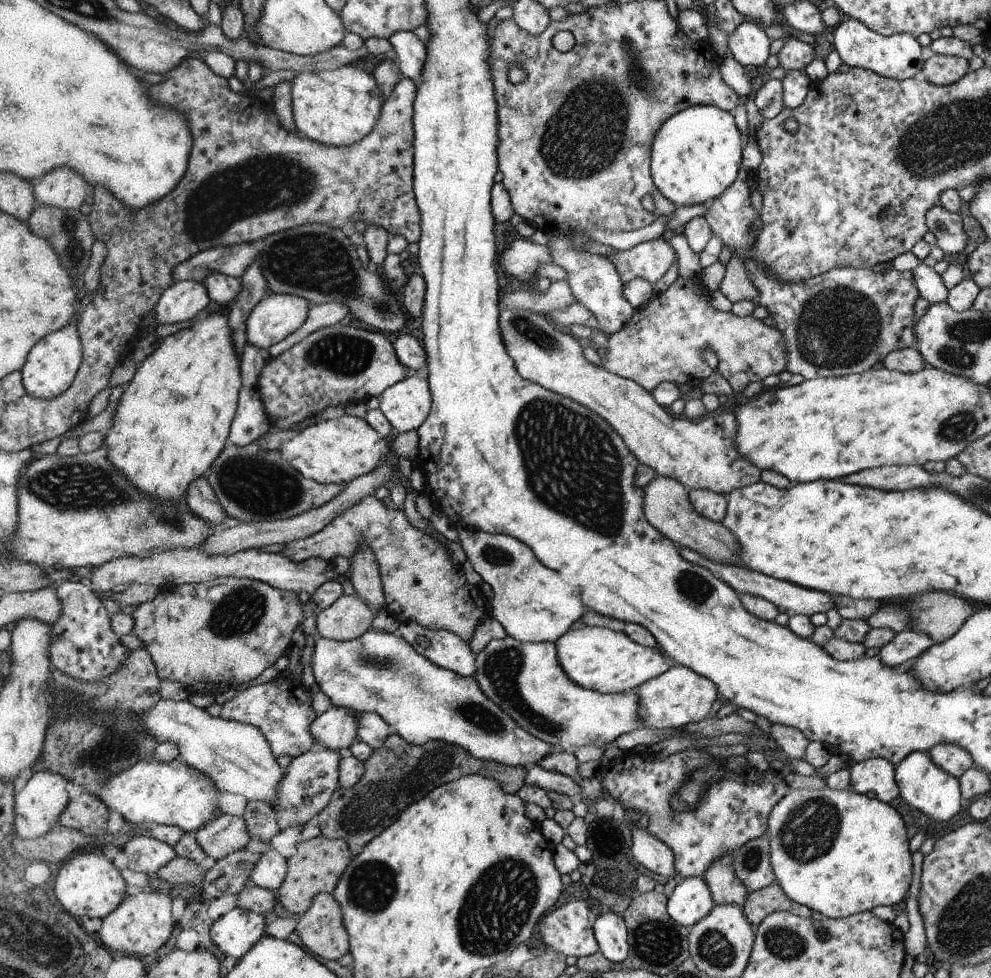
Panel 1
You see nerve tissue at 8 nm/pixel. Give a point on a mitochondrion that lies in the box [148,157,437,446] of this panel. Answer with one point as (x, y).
(311, 259)

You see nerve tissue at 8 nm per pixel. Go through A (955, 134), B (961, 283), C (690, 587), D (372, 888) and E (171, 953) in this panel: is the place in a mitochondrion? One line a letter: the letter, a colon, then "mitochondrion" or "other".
A: mitochondrion
B: other
C: mitochondrion
D: mitochondrion
E: other

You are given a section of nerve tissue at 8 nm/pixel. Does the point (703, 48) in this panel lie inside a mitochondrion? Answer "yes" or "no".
no

